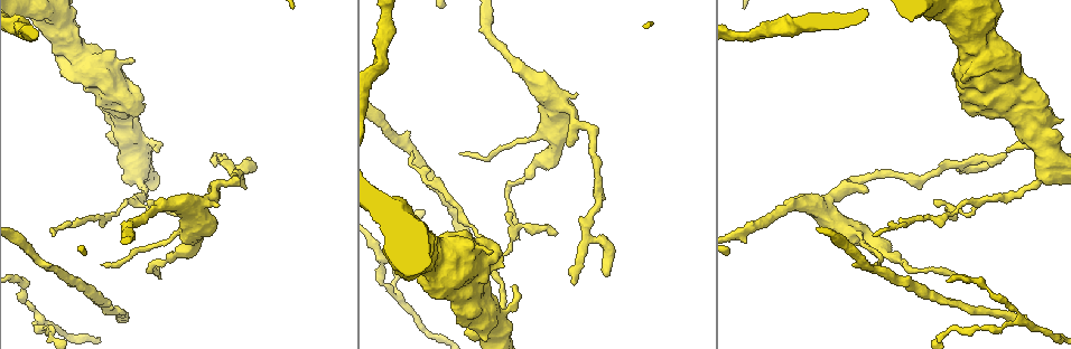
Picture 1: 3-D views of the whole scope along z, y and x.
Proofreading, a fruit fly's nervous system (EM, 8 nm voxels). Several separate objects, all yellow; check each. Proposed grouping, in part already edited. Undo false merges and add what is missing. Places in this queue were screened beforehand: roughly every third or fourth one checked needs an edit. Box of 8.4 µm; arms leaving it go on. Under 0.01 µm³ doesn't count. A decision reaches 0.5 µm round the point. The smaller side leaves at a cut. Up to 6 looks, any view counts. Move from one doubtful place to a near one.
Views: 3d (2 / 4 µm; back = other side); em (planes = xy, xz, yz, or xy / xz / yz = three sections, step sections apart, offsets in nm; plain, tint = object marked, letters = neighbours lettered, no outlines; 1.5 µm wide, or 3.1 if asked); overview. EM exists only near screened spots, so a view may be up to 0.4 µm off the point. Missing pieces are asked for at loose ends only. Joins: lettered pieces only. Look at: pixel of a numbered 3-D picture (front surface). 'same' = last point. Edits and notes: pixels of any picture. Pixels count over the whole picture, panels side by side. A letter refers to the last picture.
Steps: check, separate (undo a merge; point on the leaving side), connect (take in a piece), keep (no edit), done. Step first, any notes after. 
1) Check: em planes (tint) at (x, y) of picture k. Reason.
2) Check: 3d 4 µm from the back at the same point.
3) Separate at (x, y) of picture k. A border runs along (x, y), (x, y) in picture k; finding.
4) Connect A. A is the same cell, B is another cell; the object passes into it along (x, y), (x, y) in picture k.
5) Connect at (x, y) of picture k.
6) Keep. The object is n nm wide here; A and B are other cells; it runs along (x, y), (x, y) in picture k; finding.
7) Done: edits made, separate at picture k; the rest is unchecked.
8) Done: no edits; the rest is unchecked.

Check: 3d 4 µm at (145, 103) of picture 1. Stops while still wide.

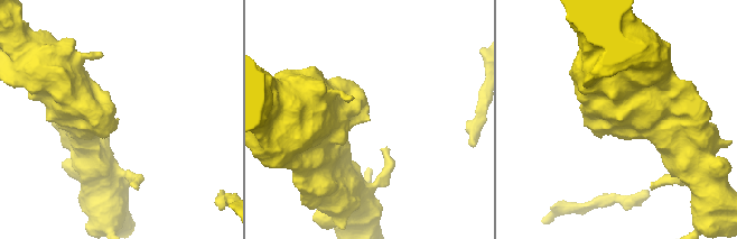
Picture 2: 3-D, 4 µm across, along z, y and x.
Check: em planes (letters) at (116, 119) of picture 2. Now the EM.

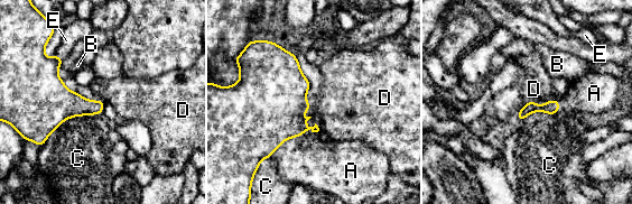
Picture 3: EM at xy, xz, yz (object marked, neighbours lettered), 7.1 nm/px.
Connect A. A is the same cell, B, C, D and E are other cells; the object passes into it along (265, 111), (284, 140), (306, 160) in picture 3; the neuron continues.

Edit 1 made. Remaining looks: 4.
Check: overview. Redraw.

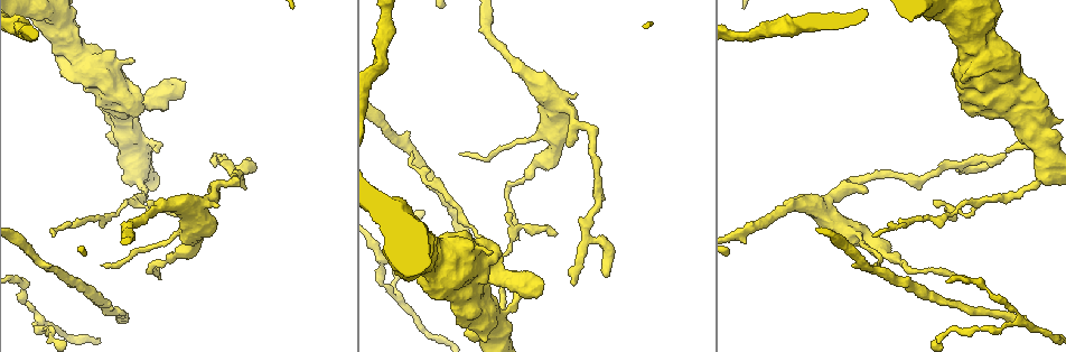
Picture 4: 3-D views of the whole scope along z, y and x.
Check: 3d 4 µm at (604, 273) of picture 4. Free end.

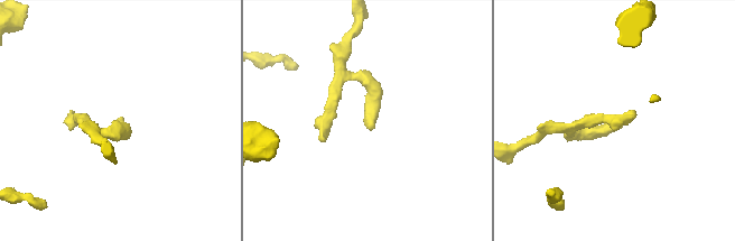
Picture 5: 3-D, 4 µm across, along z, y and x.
Check: em planes (plain) at (622, 126) of picture 5.

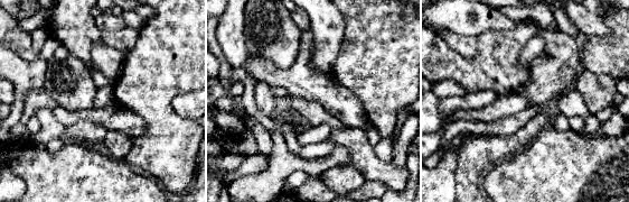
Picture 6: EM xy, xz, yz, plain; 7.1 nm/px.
Check: em planes (letters) at the same point.

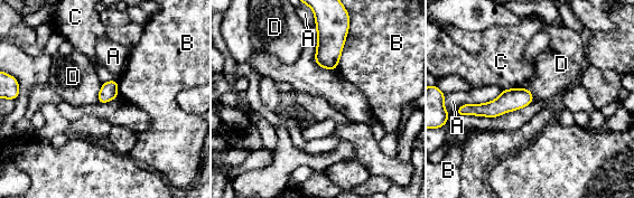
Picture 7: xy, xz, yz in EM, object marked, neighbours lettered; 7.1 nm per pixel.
Keep. A, B, C and D are other cells; a border runs along (518, 87), (528, 90), (533, 101) in picture 7; no lettered piece goes on from it.

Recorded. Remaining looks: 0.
Done: edits made, connect at picture 3; the rest is unchecked.

